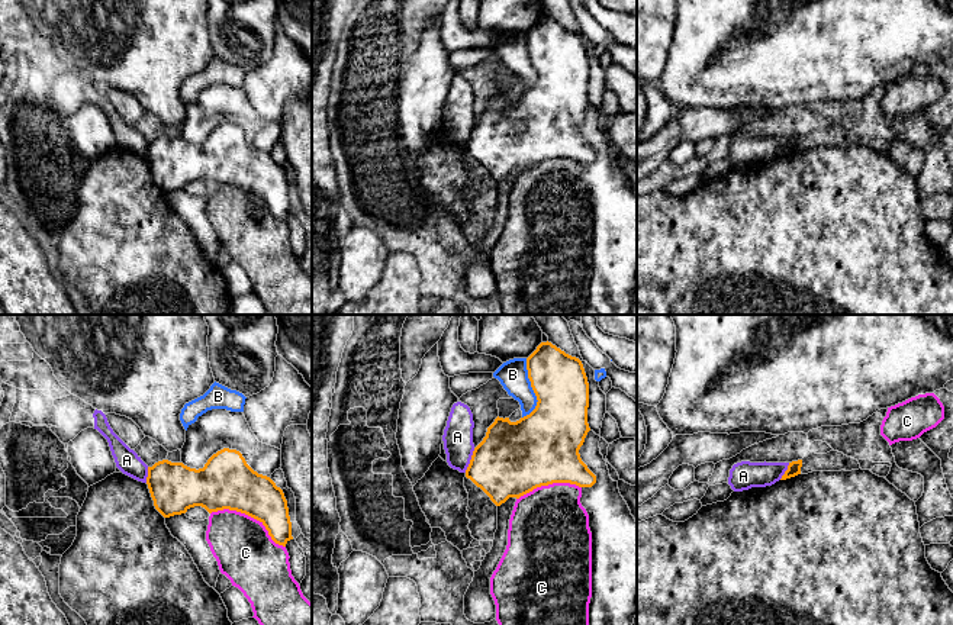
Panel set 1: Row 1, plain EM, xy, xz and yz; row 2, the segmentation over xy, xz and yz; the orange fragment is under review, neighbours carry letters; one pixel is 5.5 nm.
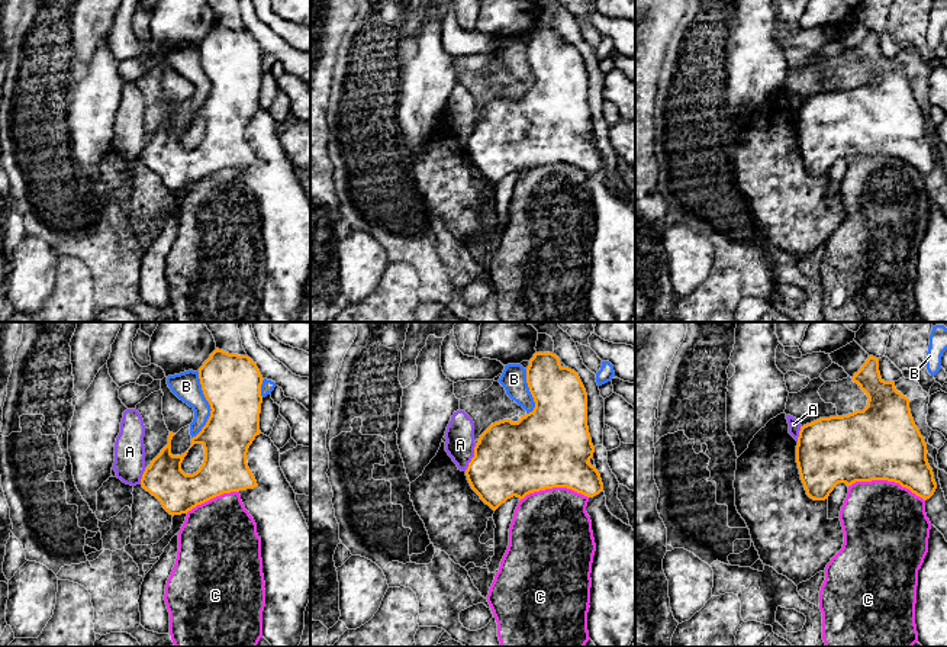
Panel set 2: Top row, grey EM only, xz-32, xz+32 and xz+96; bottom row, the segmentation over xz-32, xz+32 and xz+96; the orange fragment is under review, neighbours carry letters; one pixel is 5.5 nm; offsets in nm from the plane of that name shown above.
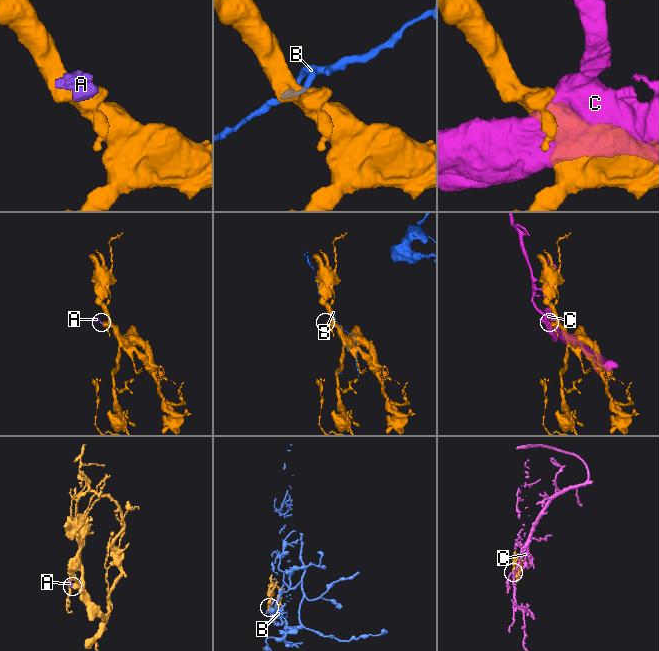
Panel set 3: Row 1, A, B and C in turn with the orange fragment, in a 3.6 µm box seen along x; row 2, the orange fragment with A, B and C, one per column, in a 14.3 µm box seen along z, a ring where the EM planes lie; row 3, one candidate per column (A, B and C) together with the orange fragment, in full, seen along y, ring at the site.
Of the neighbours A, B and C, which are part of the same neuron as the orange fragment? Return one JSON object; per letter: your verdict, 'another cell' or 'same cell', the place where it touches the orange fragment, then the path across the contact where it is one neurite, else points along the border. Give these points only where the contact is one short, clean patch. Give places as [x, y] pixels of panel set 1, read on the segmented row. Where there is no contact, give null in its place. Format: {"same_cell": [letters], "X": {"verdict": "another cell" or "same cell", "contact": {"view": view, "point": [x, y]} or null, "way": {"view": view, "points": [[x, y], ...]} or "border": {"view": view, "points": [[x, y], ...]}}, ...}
{"same_cell": [], "A": {"verdict": "another cell", "contact": {"view": "xz", "point": [470, 460]}, "border": {"view": "xz", "points": [[475, 448], [464, 472]]}}, "B": {"verdict": "another cell", "contact": {"view": "xz", "point": [533, 389]}}, "C": {"verdict": "another cell", "contact": {"view": "xy", "point": [250, 515]}}}

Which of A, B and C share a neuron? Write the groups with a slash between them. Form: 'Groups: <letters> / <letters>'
Groups: A / B / C

